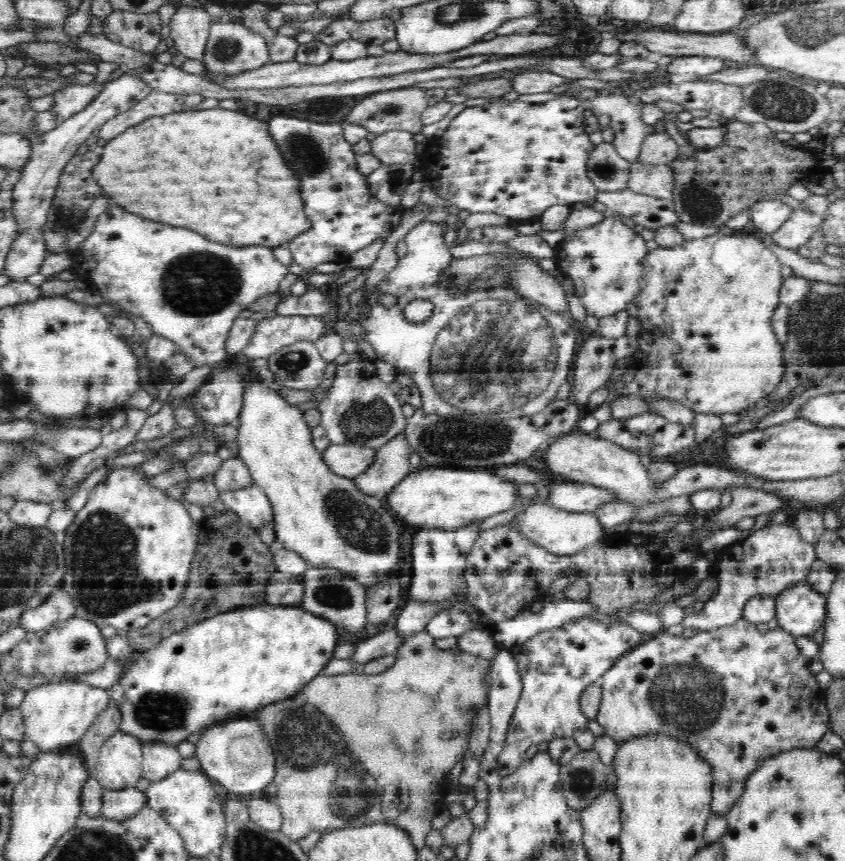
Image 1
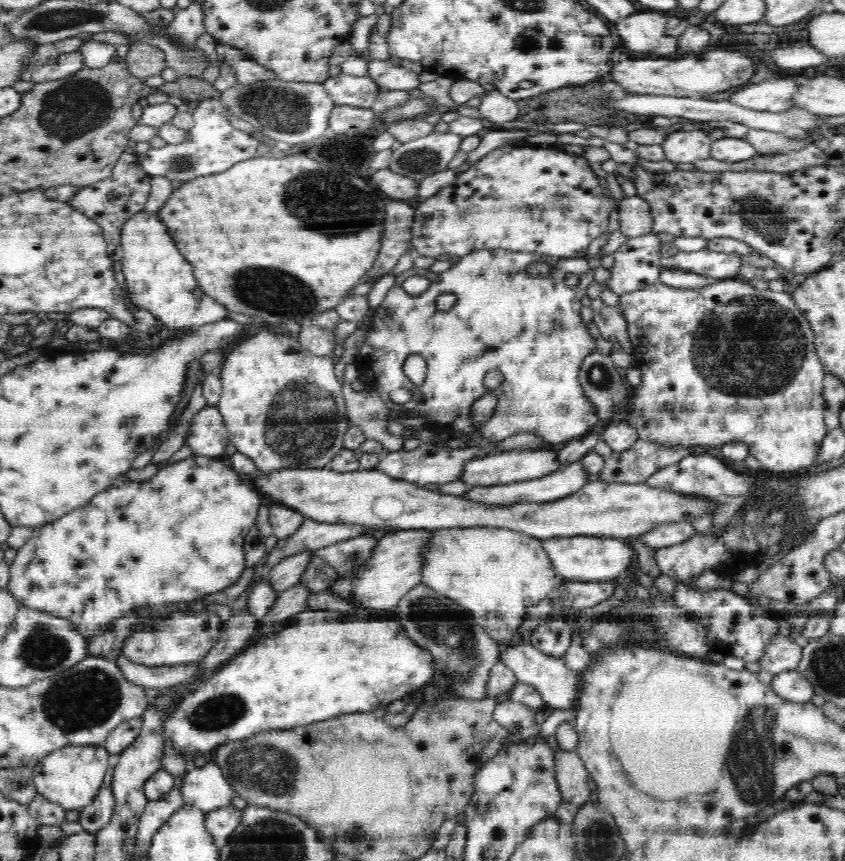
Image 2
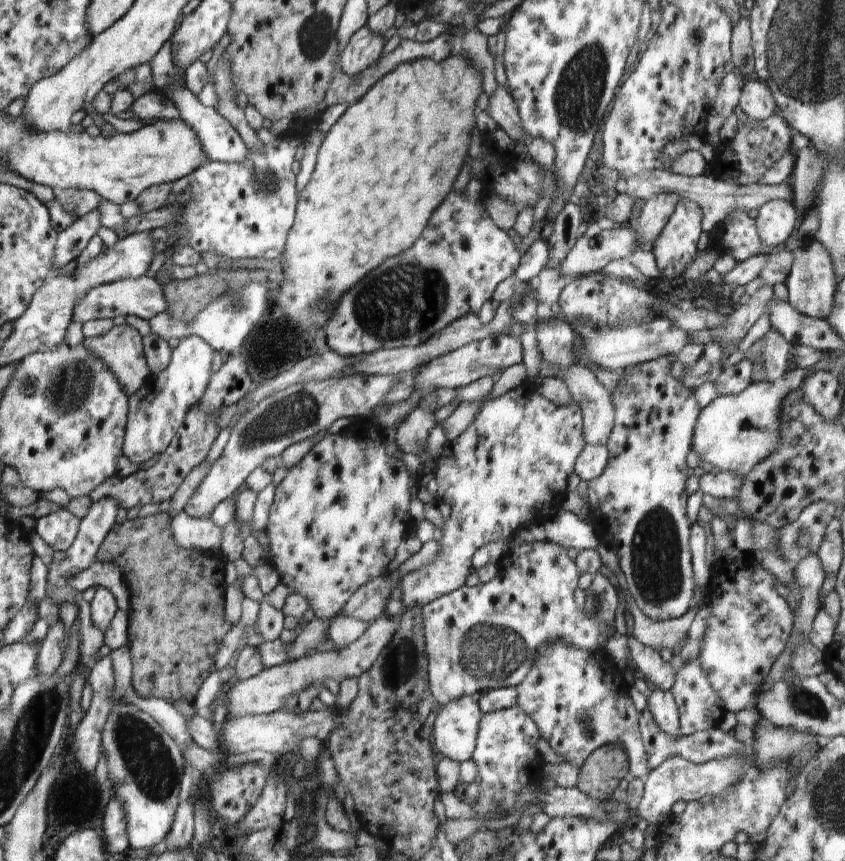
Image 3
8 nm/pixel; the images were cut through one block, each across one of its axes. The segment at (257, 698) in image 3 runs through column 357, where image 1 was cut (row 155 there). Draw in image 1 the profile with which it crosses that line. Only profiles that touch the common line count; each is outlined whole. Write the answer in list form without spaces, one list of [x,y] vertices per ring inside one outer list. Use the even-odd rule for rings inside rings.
[[[658,129],[642,142],[637,162],[670,165],[670,162],[678,156],[679,150],[678,143],[664,130]]]

